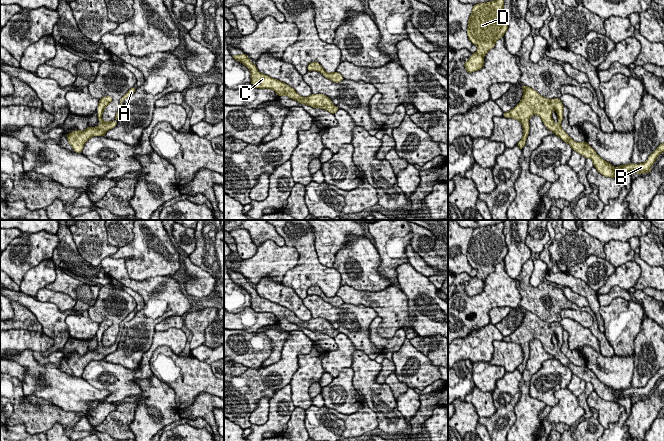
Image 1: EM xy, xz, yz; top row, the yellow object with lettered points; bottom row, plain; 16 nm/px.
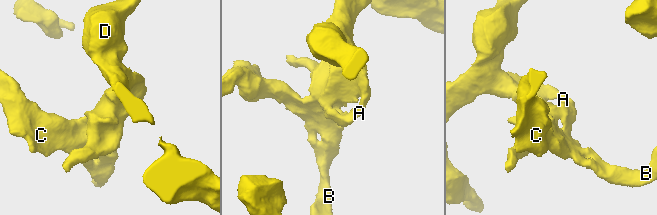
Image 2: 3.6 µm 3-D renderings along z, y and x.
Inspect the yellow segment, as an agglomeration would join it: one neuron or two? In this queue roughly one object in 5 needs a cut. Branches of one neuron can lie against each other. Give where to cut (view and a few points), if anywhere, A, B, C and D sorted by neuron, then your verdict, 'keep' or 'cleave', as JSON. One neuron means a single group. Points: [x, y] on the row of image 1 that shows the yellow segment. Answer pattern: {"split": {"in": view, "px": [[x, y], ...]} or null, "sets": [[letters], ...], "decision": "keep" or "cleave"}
{"split": null, "sets": [["A", "B", "C", "D"]], "decision": "keep"}

